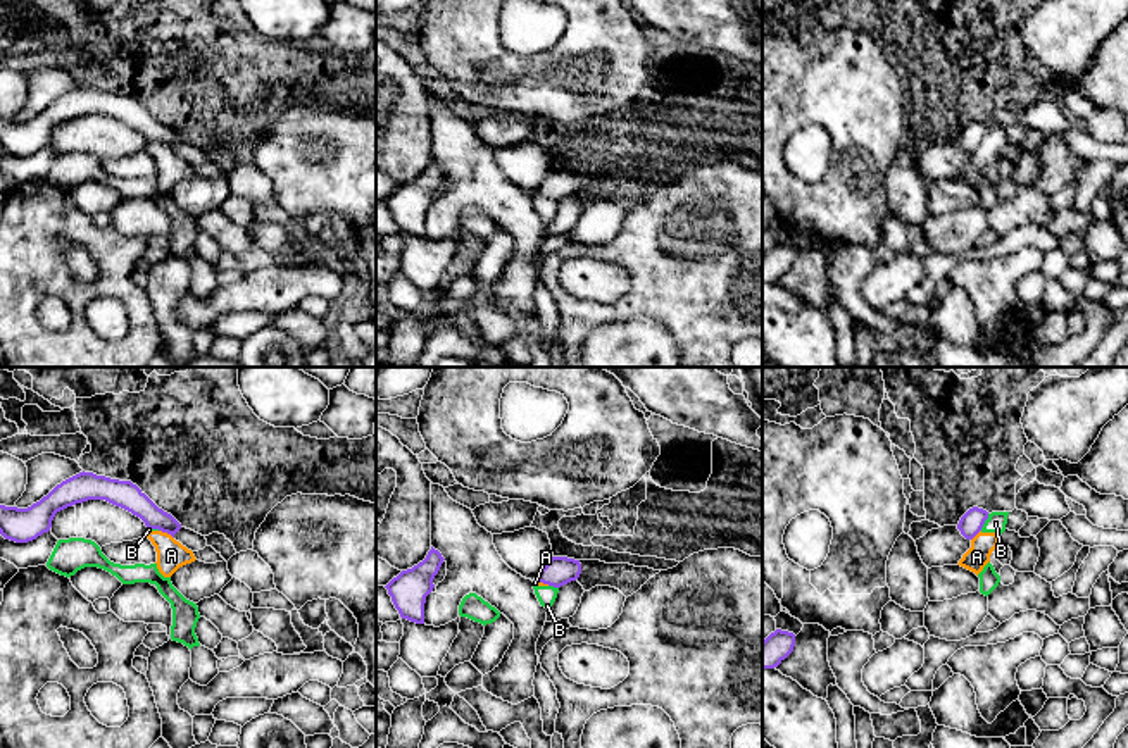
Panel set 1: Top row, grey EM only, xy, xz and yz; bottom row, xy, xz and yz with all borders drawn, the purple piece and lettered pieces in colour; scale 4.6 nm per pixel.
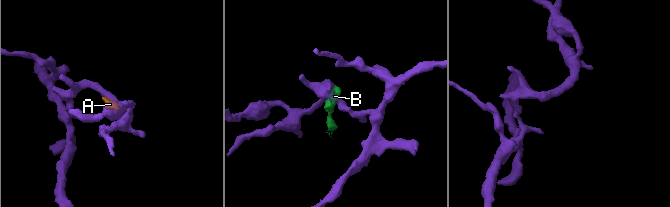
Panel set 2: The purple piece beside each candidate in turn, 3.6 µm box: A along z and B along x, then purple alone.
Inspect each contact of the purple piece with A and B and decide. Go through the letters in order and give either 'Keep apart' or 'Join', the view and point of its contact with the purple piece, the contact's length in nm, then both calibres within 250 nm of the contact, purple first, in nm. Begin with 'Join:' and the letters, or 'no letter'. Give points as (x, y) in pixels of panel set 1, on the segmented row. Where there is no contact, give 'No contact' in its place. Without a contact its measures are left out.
Join: no letter
A: Keep apart. Touches purple at xy (166, 531). Shared border 80 nm. Thickness 130 nm (purple) against 140 nm
B: Keep apart. Touches purple at yz (983, 523). Shared border 90 nm. Thickness 110 nm (purple) against 90 nm

